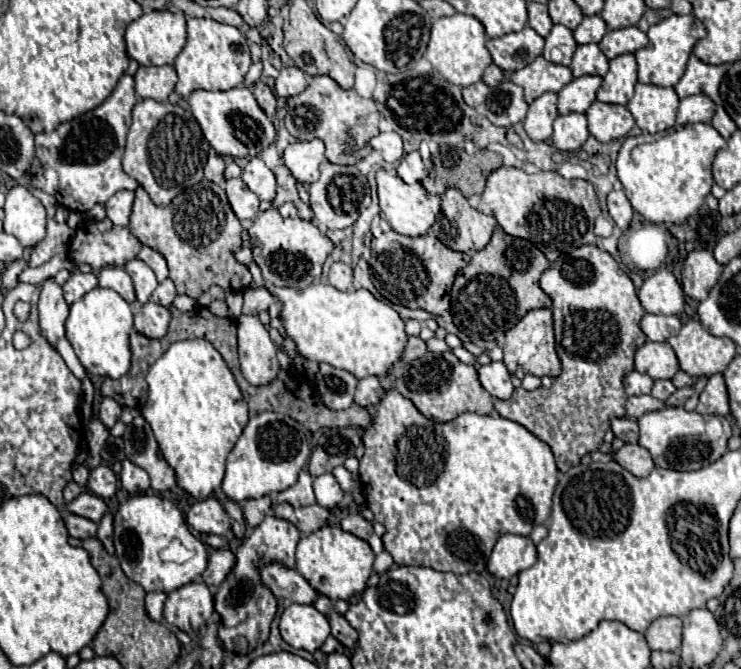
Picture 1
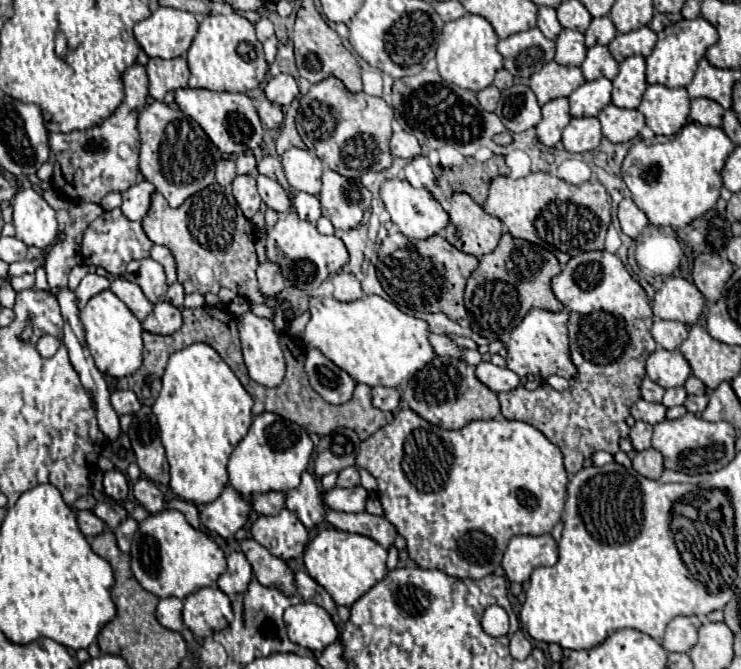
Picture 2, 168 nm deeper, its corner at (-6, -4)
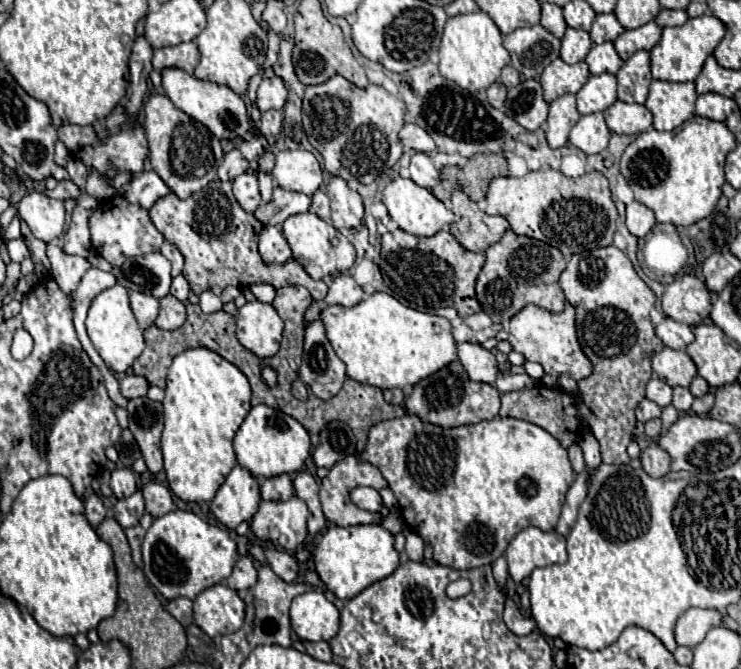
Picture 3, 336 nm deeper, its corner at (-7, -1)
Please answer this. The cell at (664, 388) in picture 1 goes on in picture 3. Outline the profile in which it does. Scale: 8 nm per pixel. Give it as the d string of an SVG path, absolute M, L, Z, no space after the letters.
M675 387L673 389L673 405L679 411L689 411L691 403L693 403L693 395L691 395L689 389L685 389L685 387Z

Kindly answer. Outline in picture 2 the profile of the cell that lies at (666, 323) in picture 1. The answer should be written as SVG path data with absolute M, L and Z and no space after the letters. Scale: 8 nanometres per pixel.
M656 320L652 326L652 336L654 340L666 348L666 350L676 350L688 336L688 326L682 322L670 322L670 320Z

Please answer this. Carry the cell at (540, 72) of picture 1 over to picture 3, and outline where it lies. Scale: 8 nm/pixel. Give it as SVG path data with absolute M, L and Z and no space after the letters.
M555 59L541 73L539 83L543 85L543 97L547 97L547 103L551 103L553 99L565 93L577 93L587 79L589 79L589 71L585 63L567 65L565 61Z

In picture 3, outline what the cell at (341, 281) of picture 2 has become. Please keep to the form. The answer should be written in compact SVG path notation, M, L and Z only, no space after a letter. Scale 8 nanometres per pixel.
M339 273L333 283L329 285L327 297L321 301L323 305L343 305L343 307L353 307L359 301L365 299L365 293L361 285L347 273Z

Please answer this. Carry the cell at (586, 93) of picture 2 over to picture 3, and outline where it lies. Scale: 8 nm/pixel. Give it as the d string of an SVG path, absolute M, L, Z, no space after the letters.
M609 73L589 77L589 81L577 93L577 111L581 115L605 111L613 101L617 101L615 85L615 75Z

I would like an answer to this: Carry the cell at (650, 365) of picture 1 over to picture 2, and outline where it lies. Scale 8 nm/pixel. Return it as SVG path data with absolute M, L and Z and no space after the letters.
M660 346L648 356L646 372L662 388L684 386L684 382L692 374L690 364L680 350L664 350Z

